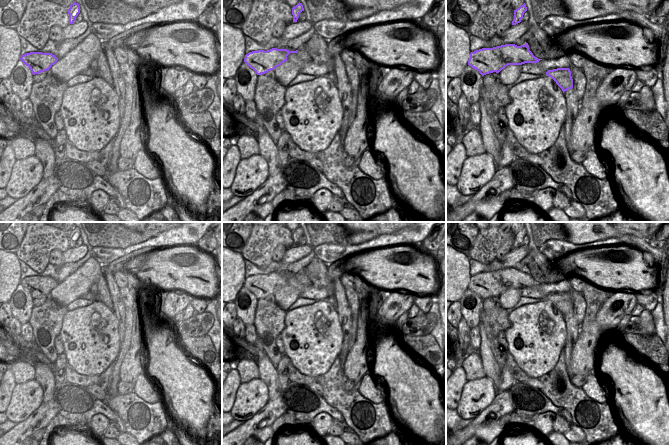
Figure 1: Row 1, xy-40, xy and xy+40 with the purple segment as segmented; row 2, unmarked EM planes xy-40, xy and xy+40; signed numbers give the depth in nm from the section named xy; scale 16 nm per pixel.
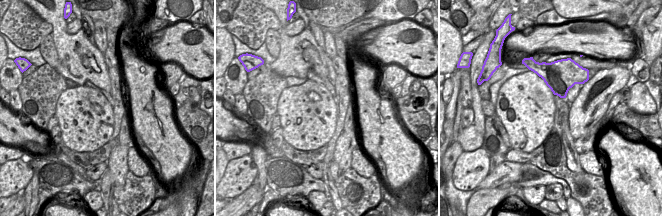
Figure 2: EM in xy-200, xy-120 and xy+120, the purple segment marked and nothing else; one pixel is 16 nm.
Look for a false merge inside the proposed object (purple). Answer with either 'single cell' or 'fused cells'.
fused cells

